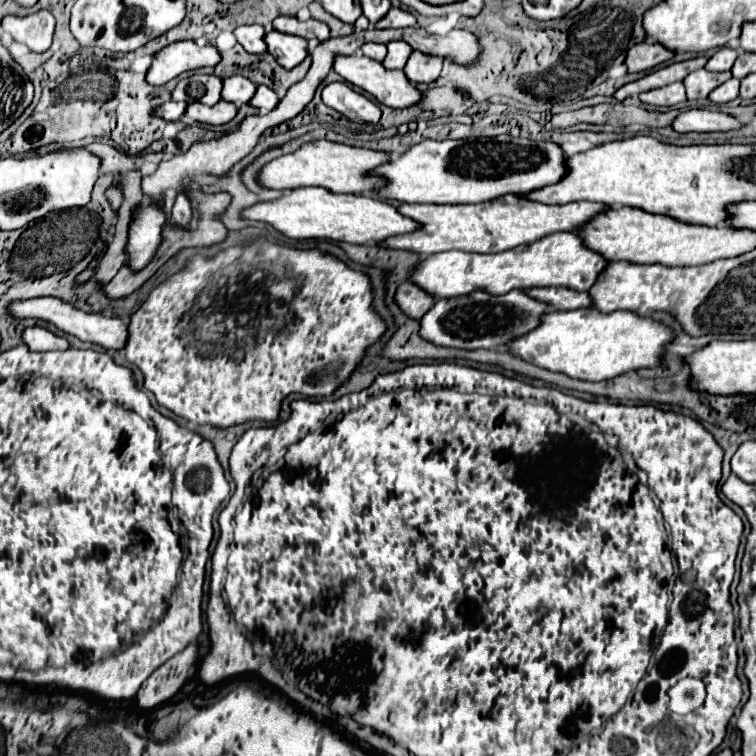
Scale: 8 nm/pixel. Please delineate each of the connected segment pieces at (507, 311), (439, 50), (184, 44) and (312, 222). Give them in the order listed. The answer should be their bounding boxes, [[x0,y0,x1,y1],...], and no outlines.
[[420,290,548,348],[398,28,482,66],[146,40,222,86],[240,188,414,244]]

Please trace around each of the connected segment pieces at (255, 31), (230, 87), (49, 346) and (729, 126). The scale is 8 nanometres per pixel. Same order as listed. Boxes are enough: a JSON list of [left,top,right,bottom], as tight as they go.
[[234,24,266,54],[222,76,256,106],[24,326,70,352],[672,108,742,132]]

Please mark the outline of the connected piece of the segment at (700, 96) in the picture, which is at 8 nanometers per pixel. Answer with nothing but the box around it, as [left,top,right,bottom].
[684,70,732,100]

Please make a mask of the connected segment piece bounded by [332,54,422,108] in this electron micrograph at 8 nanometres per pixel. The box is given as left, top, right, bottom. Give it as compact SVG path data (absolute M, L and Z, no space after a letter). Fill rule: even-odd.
M338 54L334 56L332 70L390 108L408 108L422 98L420 90L406 80L402 70L384 70L380 62L366 56Z

